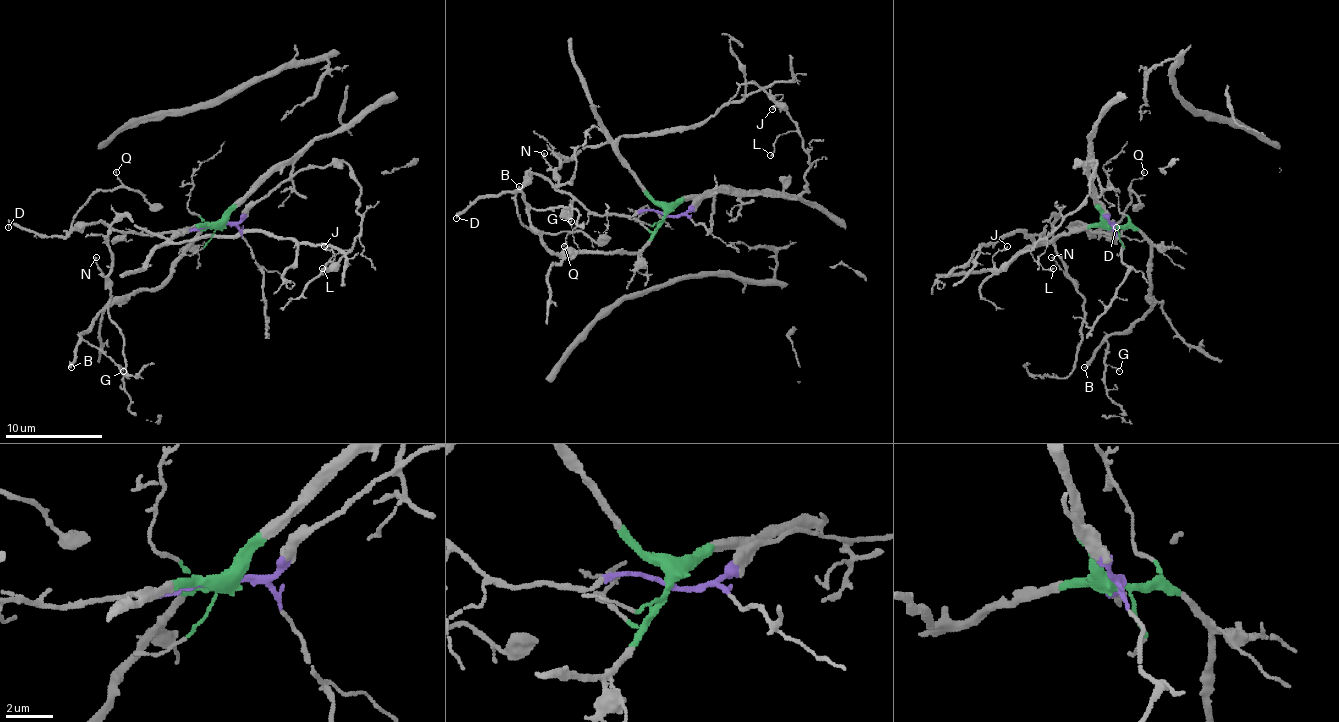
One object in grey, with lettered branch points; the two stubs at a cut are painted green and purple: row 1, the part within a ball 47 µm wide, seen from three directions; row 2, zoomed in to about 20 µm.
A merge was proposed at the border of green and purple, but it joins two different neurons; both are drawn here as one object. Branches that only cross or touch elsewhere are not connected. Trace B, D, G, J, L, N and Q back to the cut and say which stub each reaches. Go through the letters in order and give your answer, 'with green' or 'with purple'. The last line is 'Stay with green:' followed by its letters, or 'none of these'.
B: with green
D: with purple
G: with green
J: with purple
L: with purple
N: with green
Q: with purple
Stay with green: B, G, N

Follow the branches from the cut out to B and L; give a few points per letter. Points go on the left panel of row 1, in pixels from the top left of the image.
B: (218, 225), (208, 225), (159, 286), (137, 288), (103, 308), (81, 335), (71, 367)
L: (218, 225), (237, 222), (299, 171), (343, 161), (357, 183), (362, 230), (355, 244), (323, 269)

